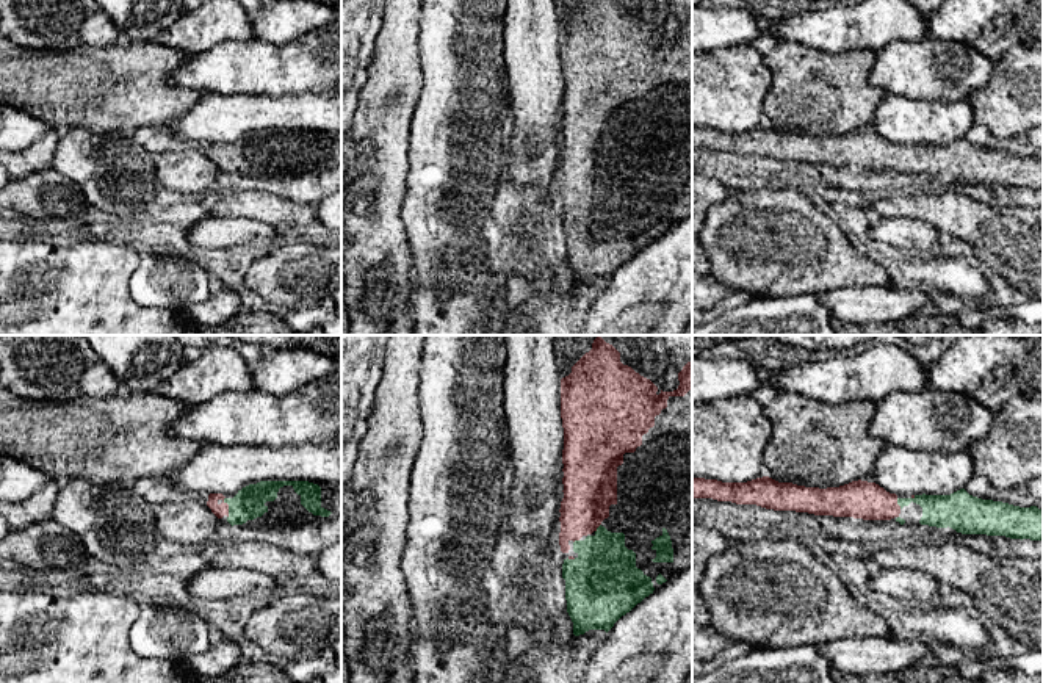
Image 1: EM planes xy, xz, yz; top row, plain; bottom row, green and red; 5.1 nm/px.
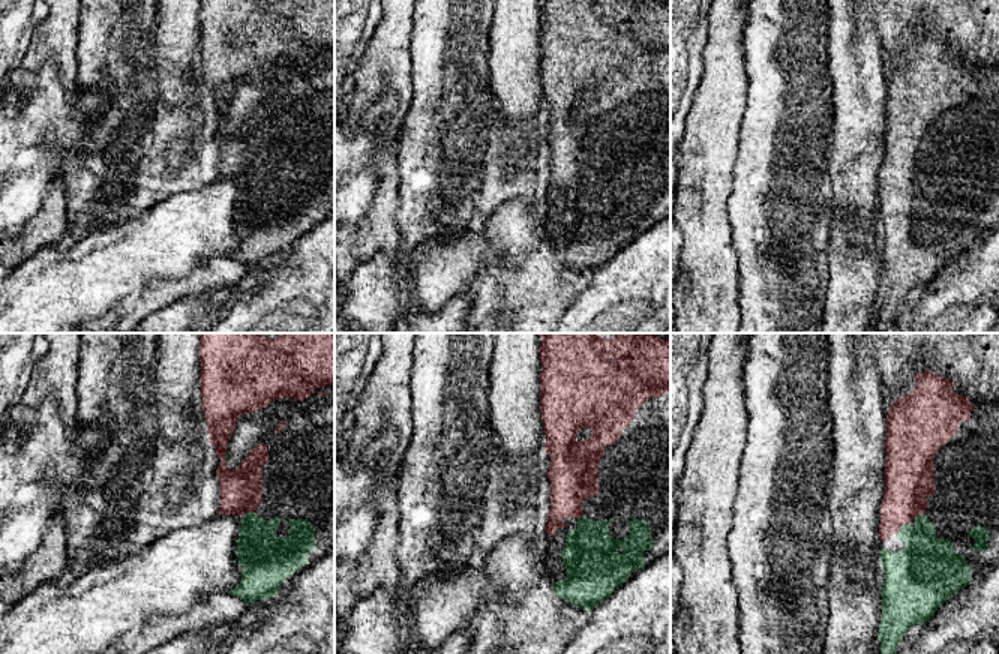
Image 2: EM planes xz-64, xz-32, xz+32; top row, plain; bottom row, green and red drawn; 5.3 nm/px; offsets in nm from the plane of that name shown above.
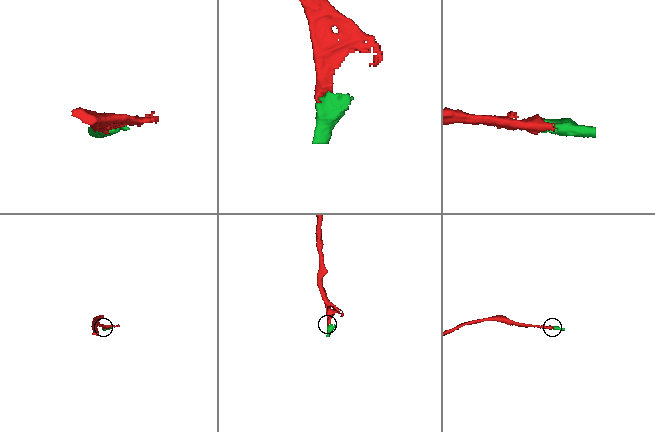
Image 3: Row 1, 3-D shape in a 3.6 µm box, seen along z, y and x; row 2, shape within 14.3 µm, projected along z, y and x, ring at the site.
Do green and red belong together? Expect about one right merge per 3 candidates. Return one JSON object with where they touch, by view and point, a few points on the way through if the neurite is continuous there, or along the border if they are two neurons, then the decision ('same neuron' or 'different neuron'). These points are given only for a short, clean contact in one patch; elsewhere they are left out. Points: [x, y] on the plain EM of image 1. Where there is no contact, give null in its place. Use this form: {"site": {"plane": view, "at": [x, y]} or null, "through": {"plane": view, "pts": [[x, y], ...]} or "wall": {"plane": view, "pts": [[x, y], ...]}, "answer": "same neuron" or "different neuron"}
{"site": {"plane": "xy", "at": [229, 157]}, "through": {"plane": "xy", "pts": [[249, 151], [241, 157], [229, 157], [220, 160]]}, "answer": "same neuron"}

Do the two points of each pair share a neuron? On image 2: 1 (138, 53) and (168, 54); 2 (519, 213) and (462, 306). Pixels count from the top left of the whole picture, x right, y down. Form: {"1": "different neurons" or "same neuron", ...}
{"1": "different neurons", "2": "different neurons"}

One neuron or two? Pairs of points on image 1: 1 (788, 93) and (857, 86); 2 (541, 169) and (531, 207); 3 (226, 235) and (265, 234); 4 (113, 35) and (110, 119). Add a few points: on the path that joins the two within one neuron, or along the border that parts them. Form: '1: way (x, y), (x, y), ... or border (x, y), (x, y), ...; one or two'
1: way (805, 93), (830, 93), (840, 86); one
2: border (531, 198), (548, 212); two
3: way (235, 232), (256, 232); one
4: border (121, 36), (105, 46), (77, 47); two

